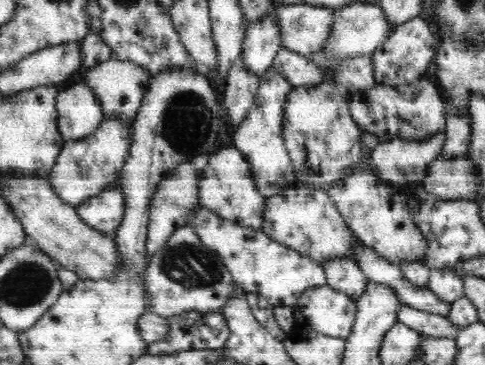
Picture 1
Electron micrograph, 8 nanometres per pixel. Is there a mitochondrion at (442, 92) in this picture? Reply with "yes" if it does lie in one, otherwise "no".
no

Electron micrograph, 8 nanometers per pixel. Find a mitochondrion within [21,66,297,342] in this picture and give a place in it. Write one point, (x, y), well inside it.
(184, 118)

